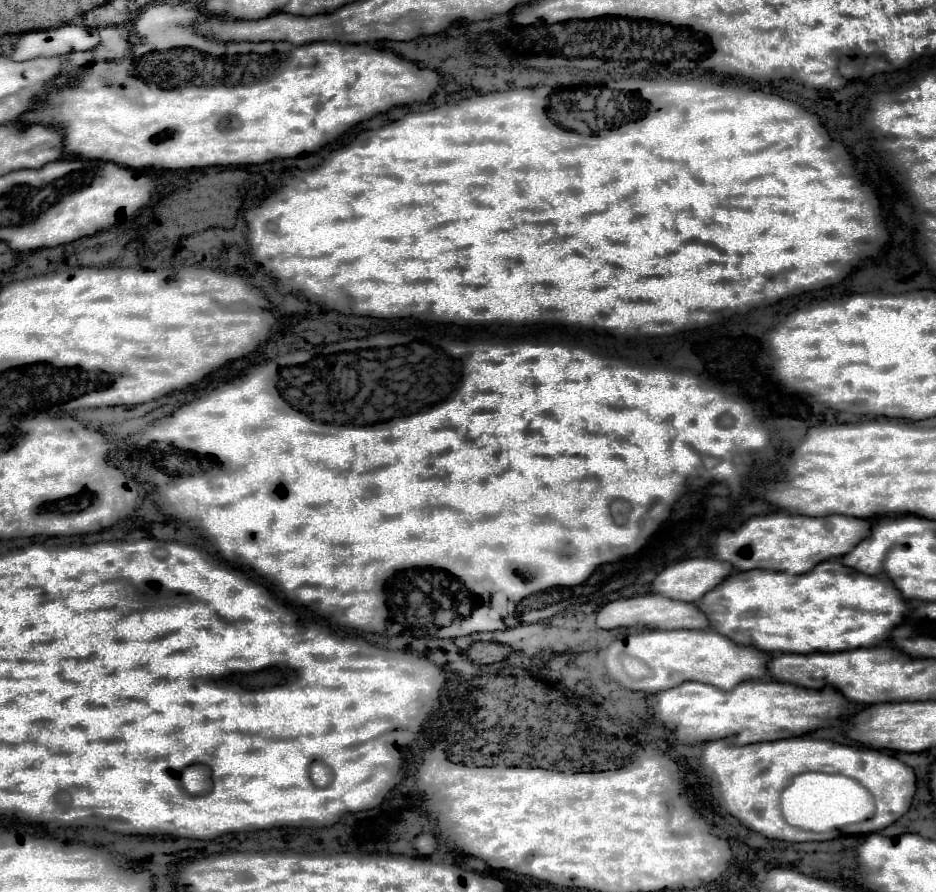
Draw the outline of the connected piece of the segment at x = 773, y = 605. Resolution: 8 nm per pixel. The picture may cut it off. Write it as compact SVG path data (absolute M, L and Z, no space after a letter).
M837 559L823 561L811 569L811 573L789 575L785 571L771 569L753 569L733 573L725 583L709 591L703 599L699 599L697 607L709 617L711 627L719 633L729 635L735 643L751 643L767 653L835 653L859 647L875 647L889 639L891 631L903 623L909 615L909 603L901 595L901 591L893 585L893 581L881 575L865 575Z

